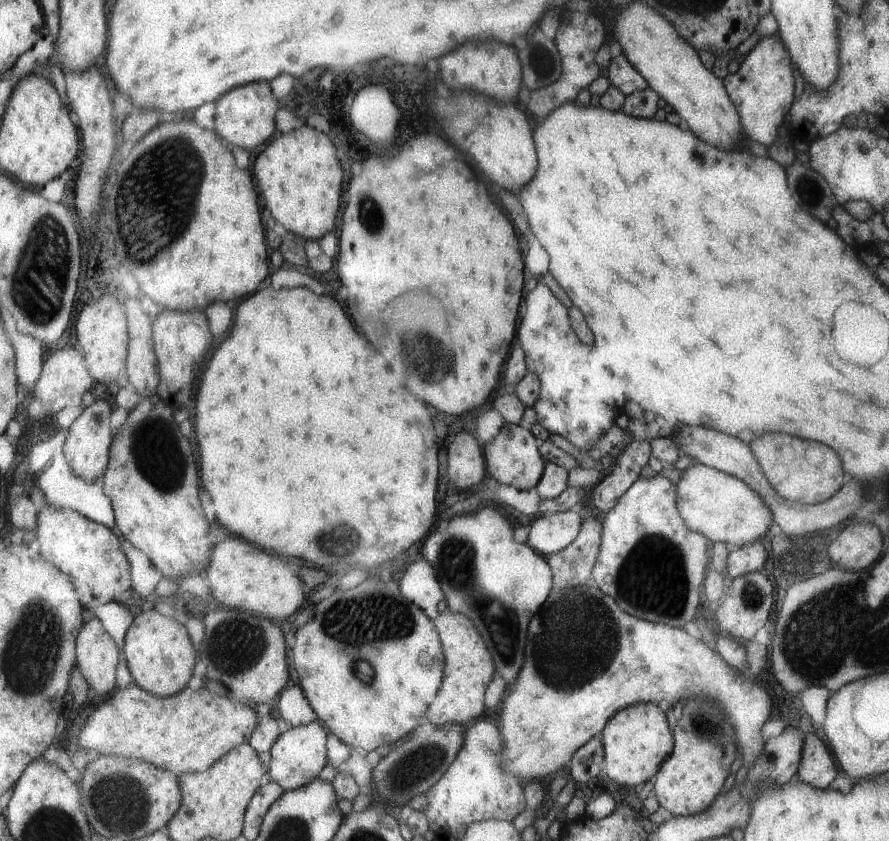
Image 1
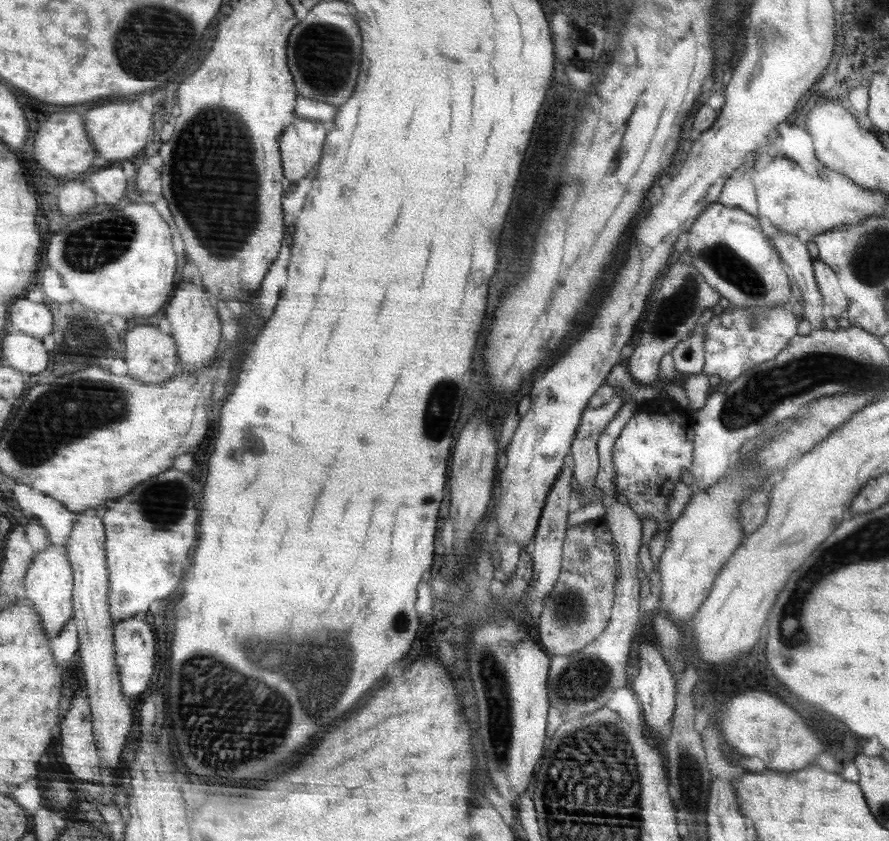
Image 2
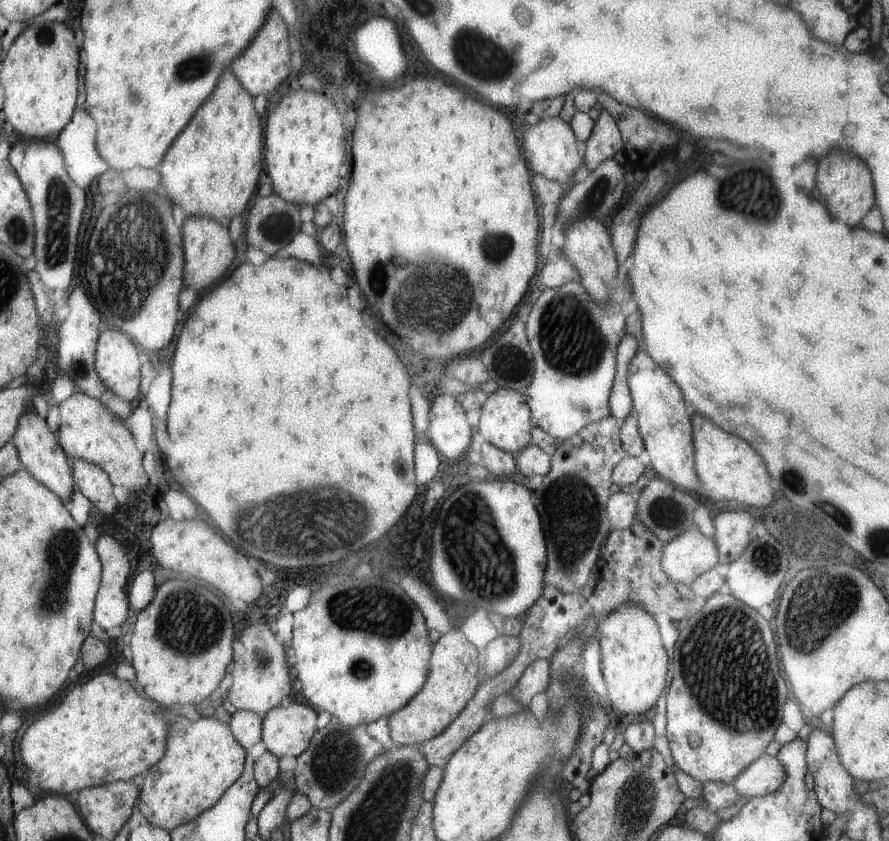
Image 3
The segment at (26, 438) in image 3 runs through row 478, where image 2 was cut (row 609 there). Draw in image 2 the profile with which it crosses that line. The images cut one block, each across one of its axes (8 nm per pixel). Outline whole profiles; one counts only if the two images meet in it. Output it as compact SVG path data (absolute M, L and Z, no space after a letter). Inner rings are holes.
M47 544L47 548L35 556L25 578L25 596L35 604L35 612L43 616L49 636L57 638L63 628L67 628L67 622L75 618L75 568L67 546Z

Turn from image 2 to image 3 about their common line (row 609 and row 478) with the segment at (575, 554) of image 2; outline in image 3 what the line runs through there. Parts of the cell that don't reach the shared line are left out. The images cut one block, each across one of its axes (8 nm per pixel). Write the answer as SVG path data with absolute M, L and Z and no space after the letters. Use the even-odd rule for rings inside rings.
M611 416L563 442L553 456L553 470L543 478L541 488L533 492L547 532L547 584L565 590L567 594L577 594L591 582L593 570L603 558L605 544L613 534L609 518L613 476L615 468L629 456L621 440L621 428L623 422L617 416Z

